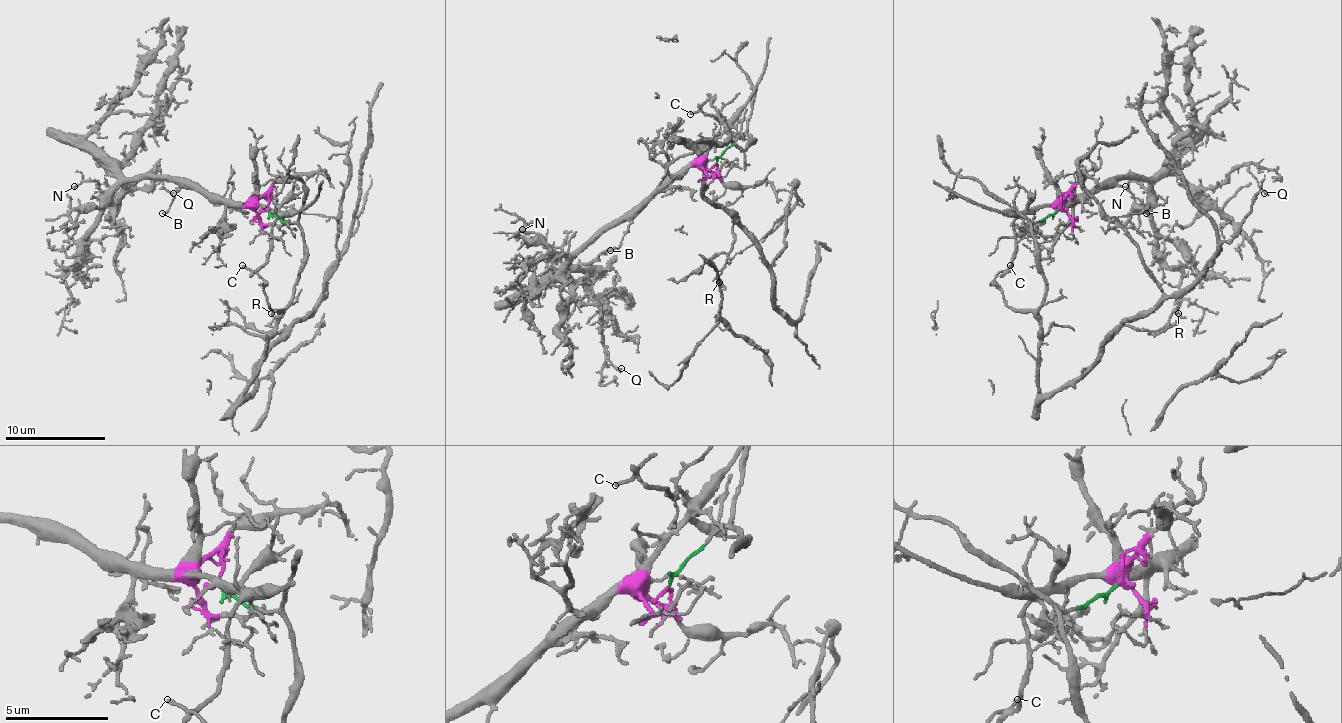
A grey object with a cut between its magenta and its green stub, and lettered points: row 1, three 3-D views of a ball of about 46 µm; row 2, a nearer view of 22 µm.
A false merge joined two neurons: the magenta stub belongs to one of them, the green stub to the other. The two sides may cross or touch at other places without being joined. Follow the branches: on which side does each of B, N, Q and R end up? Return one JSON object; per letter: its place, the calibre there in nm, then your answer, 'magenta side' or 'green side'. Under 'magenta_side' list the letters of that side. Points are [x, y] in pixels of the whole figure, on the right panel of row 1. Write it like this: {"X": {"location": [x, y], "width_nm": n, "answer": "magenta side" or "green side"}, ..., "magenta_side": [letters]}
{"B": {"location": [1146, 213], "width_nm": 140, "answer": "magenta side"}, "N": {"location": [1125, 186], "width_nm": 130, "answer": "magenta side"}, "Q": {"location": [1264, 193], "width_nm": 150, "answer": "magenta side"}, "R": {"location": [1178, 313], "width_nm": 120, "answer": "green side"}, "magenta_side": ["B", "N", "Q"]}

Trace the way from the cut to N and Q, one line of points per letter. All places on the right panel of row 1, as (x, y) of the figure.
N: (1059, 209), (1067, 209), (1062, 207), (1079, 202), (1112, 179), (1147, 179), (1150, 189), (1129, 182), (1124, 187)
Q: (1059, 209), (1112, 179), (1180, 174), (1202, 189), (1217, 187), (1245, 164), (1265, 192)

